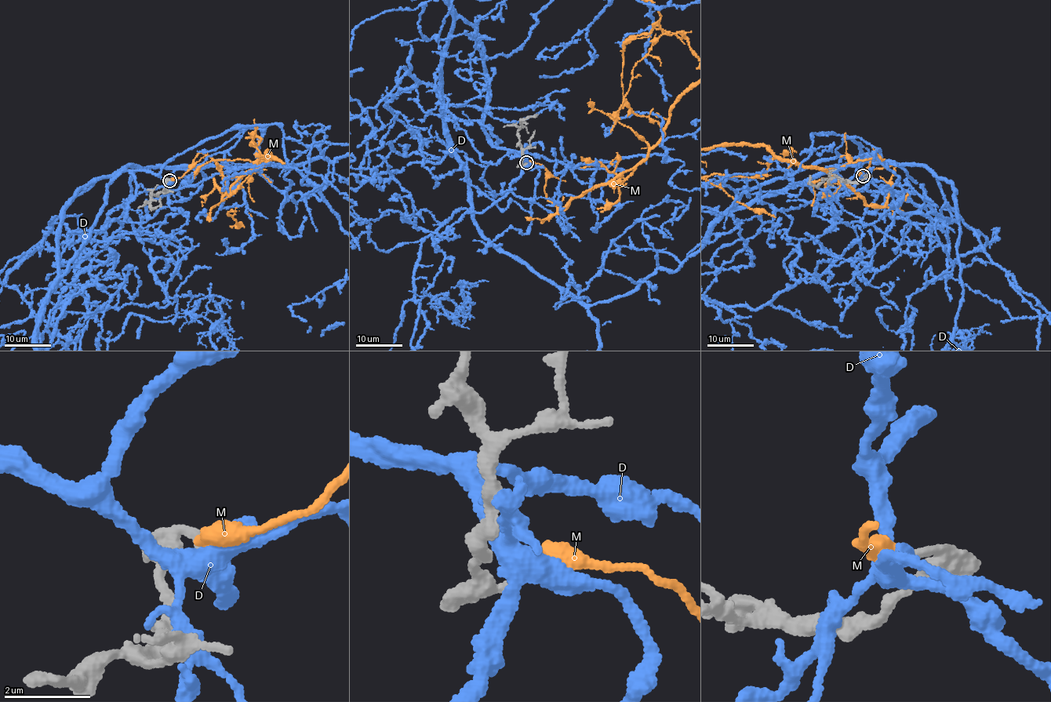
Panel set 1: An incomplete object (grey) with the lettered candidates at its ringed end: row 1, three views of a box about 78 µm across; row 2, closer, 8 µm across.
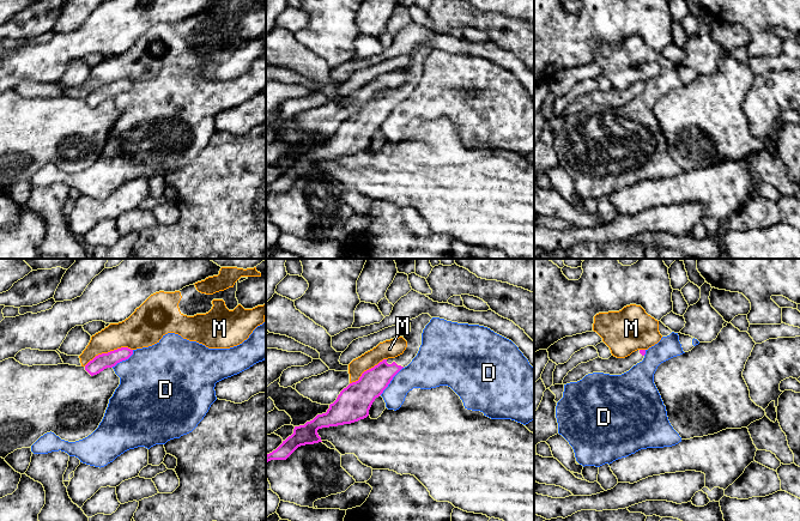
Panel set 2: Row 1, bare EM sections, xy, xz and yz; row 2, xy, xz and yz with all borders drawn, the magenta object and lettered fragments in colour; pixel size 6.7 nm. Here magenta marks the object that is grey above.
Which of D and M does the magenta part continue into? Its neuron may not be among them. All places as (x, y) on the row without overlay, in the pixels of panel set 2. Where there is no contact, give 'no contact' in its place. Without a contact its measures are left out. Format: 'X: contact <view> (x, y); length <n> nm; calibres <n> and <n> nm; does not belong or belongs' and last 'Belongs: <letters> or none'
D: contact xz (391, 111); length 240 nm; calibres 200 and 240 nm; does not belong
M: contact xy (108, 84); length 340 nm; calibres 110 and 220 nm; does not belong
Belongs: none

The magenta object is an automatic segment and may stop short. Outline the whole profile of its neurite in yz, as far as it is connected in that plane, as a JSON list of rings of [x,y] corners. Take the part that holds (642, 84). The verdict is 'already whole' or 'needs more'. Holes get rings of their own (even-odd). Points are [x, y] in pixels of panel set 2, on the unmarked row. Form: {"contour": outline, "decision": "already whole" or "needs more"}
{"contour": [[[637,81],[625,90],[617,90],[614,87],[611,87],[608,91],[602,91],[598,89],[587,95],[581,95],[568,104],[568,107],[563,111],[563,116],[577,114],[582,111],[586,107],[593,104],[622,107],[629,103],[637,95],[642,93],[644,86],[646,81]]], "decision": "needs more"}

